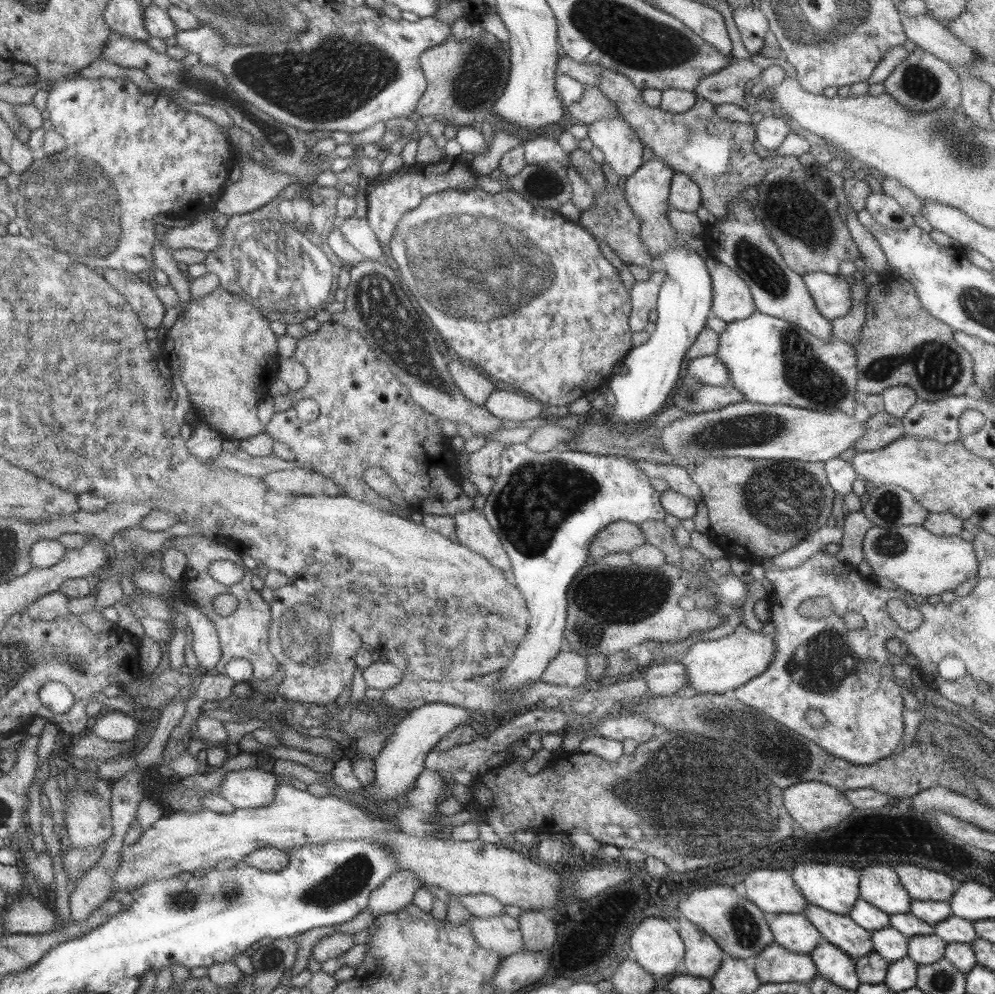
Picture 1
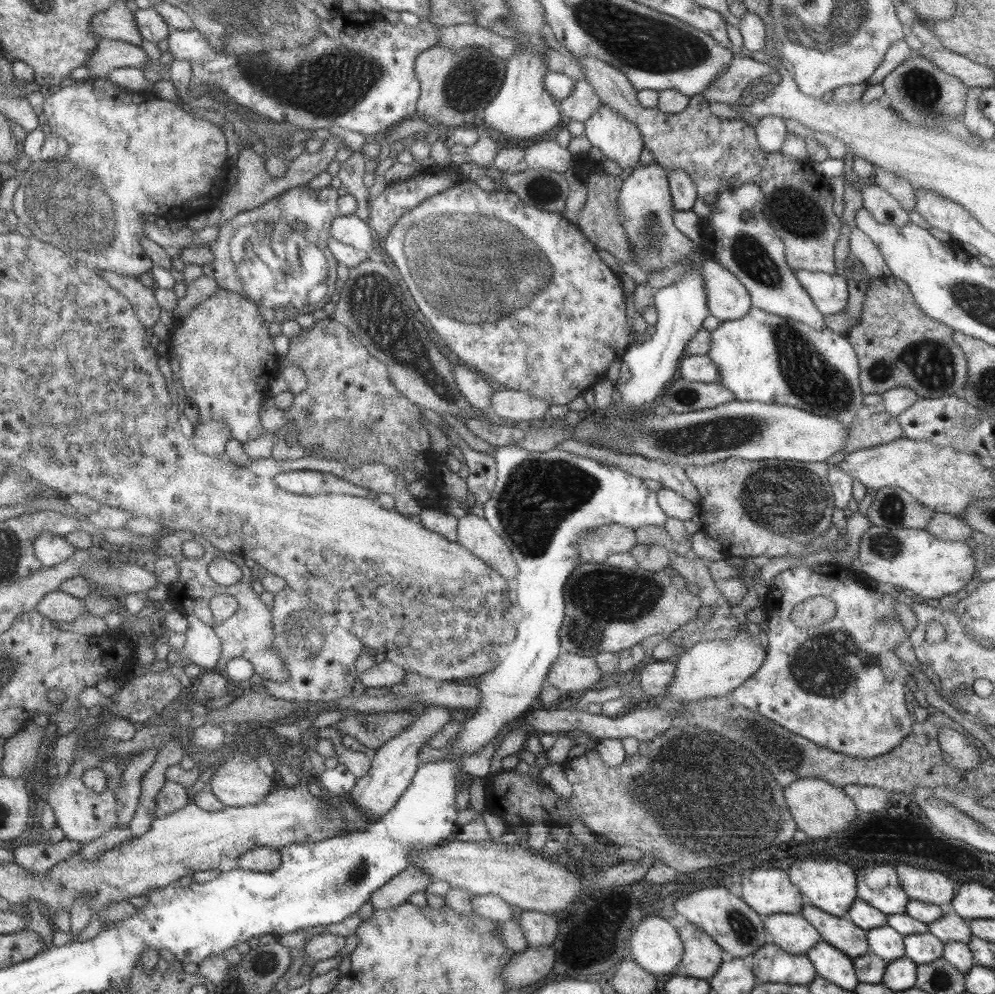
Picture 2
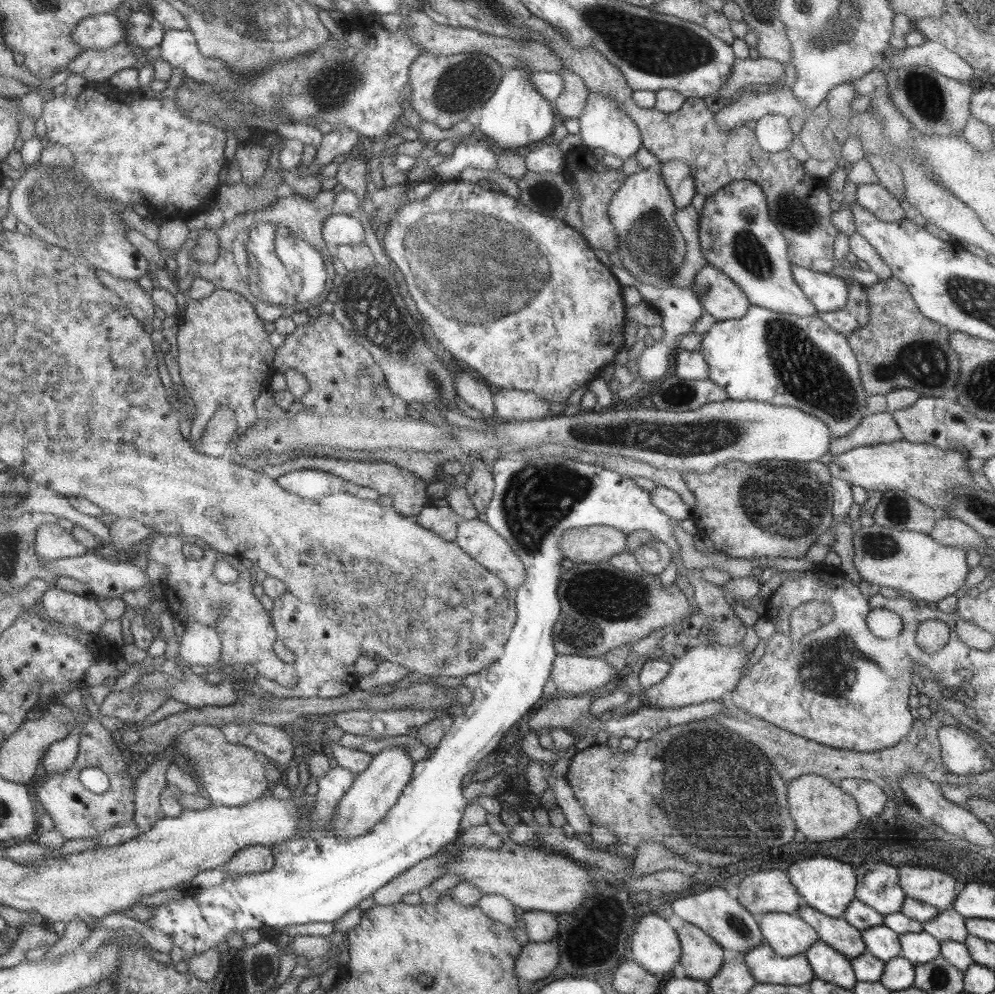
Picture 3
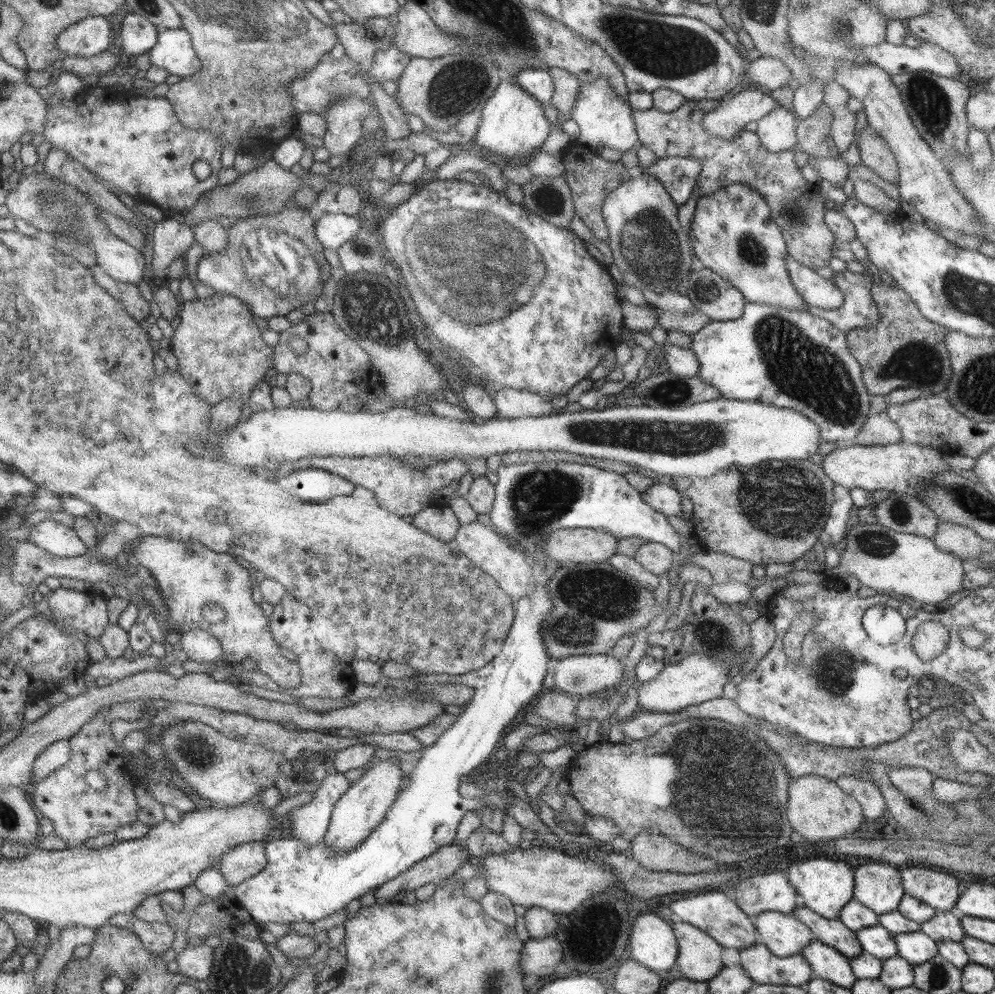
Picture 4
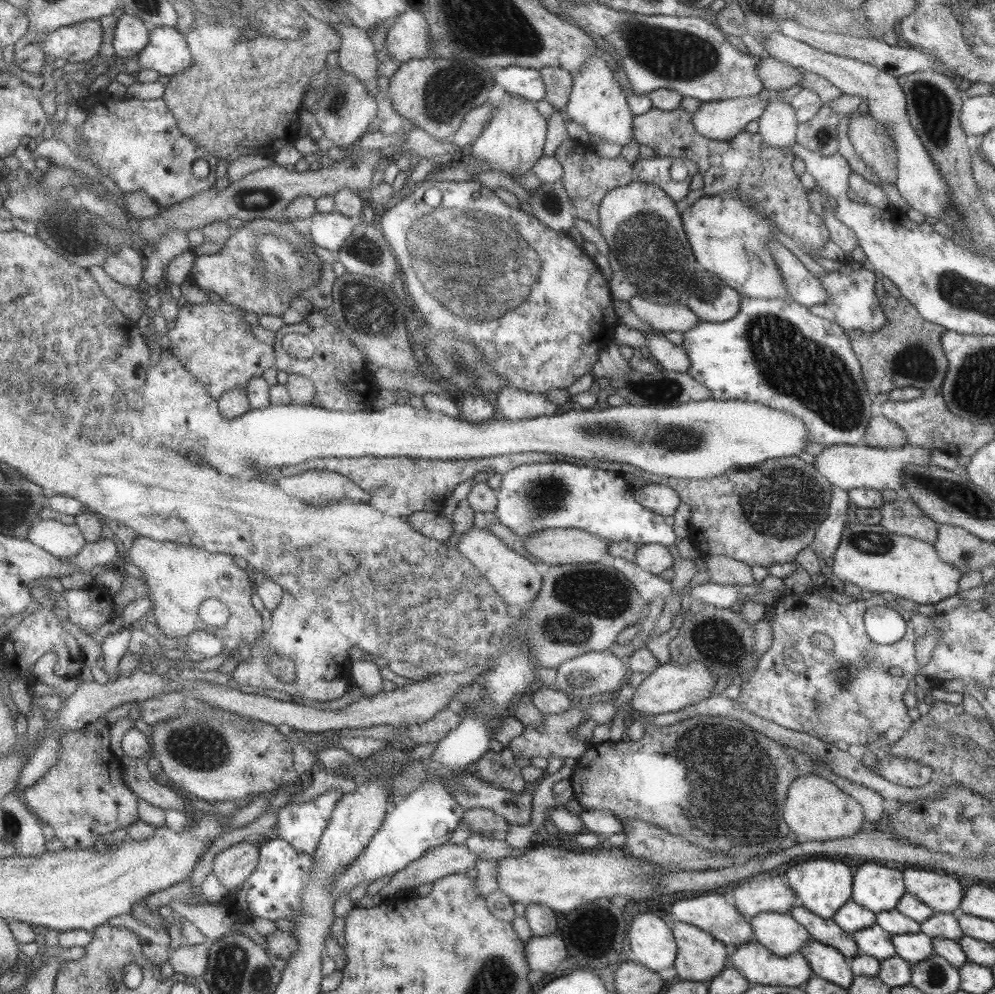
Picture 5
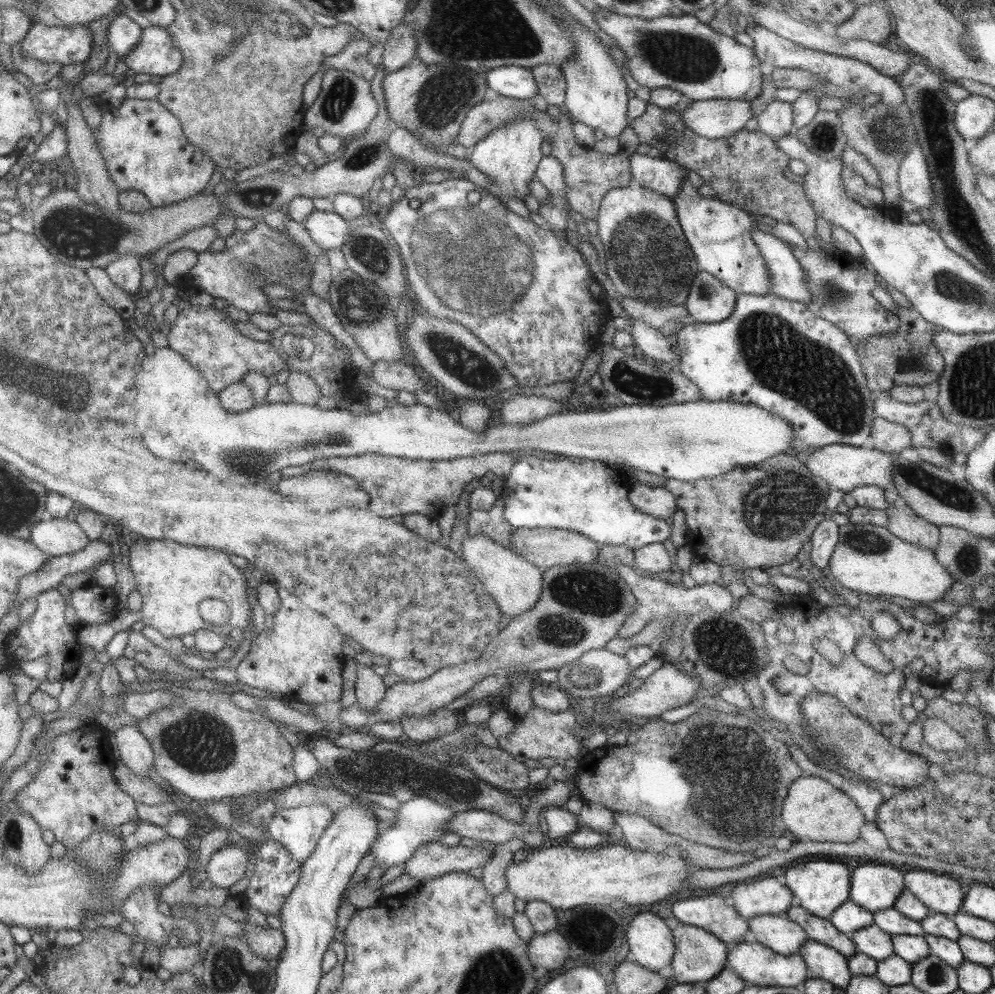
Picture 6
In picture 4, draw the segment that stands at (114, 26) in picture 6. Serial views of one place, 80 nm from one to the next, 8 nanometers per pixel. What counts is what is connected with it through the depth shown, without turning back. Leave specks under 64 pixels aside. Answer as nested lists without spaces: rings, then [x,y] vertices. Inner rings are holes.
[[[127,13],[121,23],[116,50],[124,55],[140,55],[147,52],[156,41],[158,28],[142,16]]]

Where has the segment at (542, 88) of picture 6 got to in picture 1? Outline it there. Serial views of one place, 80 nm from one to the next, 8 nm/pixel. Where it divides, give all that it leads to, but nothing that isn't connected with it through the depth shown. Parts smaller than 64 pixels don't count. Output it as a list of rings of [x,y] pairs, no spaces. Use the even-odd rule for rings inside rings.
[[[587,85],[583,88],[581,98],[577,102],[573,102],[566,110],[571,118],[586,126],[601,118],[619,118],[619,120],[623,118],[617,113],[615,105],[607,101],[607,97],[603,96],[601,91]]]

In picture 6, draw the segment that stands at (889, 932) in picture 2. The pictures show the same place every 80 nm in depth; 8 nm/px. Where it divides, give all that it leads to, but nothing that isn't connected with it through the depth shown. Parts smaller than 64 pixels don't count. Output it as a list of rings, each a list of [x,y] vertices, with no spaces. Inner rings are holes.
[[[874,922],[849,936],[857,952],[877,961],[894,954],[890,934],[883,932]]]

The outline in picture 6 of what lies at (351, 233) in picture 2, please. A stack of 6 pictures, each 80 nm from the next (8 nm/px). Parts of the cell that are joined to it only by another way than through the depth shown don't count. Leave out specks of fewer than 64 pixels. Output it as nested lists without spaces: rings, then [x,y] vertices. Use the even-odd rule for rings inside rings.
[[[313,210],[304,221],[311,240],[325,251],[339,249],[350,232],[348,222],[332,211]]]

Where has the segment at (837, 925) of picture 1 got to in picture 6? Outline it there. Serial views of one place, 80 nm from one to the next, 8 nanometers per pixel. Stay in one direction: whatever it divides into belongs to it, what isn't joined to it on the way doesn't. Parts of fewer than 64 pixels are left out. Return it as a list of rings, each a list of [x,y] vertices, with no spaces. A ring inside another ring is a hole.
[[[796,902],[784,914],[791,922],[795,922],[805,931],[807,938],[825,944],[843,956],[853,956],[857,950],[849,935],[839,932],[828,919],[809,914]]]

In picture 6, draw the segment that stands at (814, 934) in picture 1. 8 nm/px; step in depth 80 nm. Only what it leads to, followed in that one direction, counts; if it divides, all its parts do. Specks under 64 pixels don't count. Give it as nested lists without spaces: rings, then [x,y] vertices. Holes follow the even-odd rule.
[[[760,914],[746,921],[748,922],[749,930],[754,934],[757,942],[783,956],[797,953],[800,946],[807,940],[805,931],[801,926],[791,922],[784,914]]]

